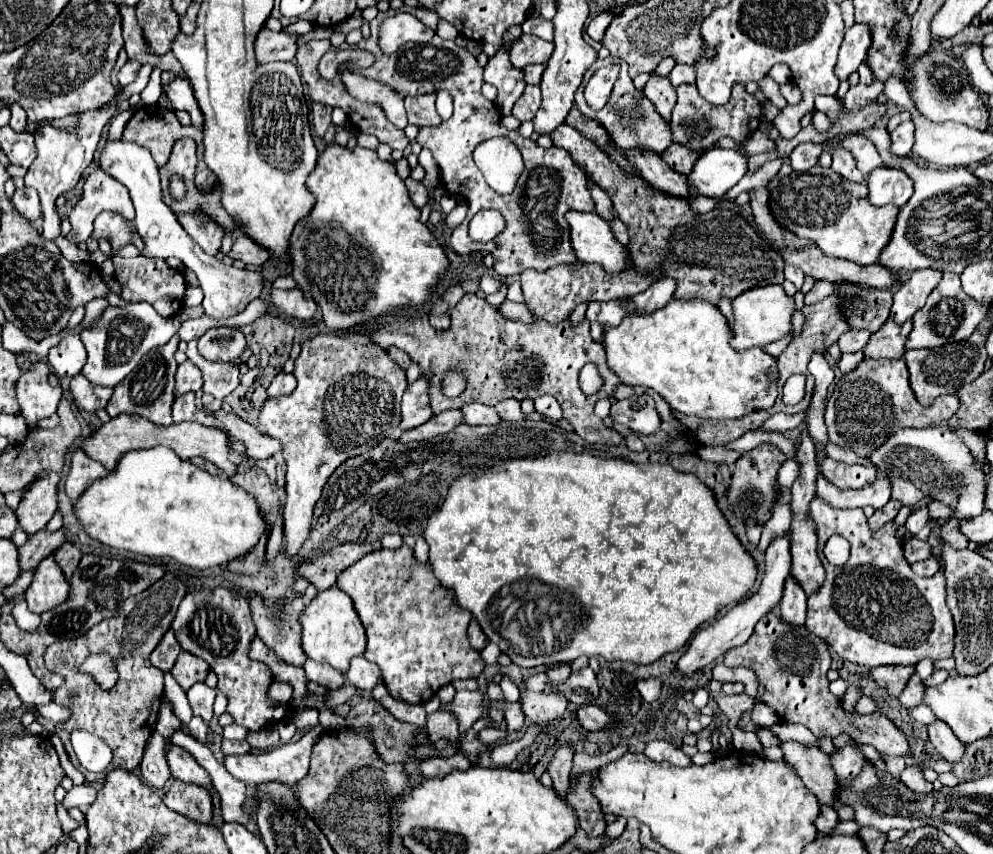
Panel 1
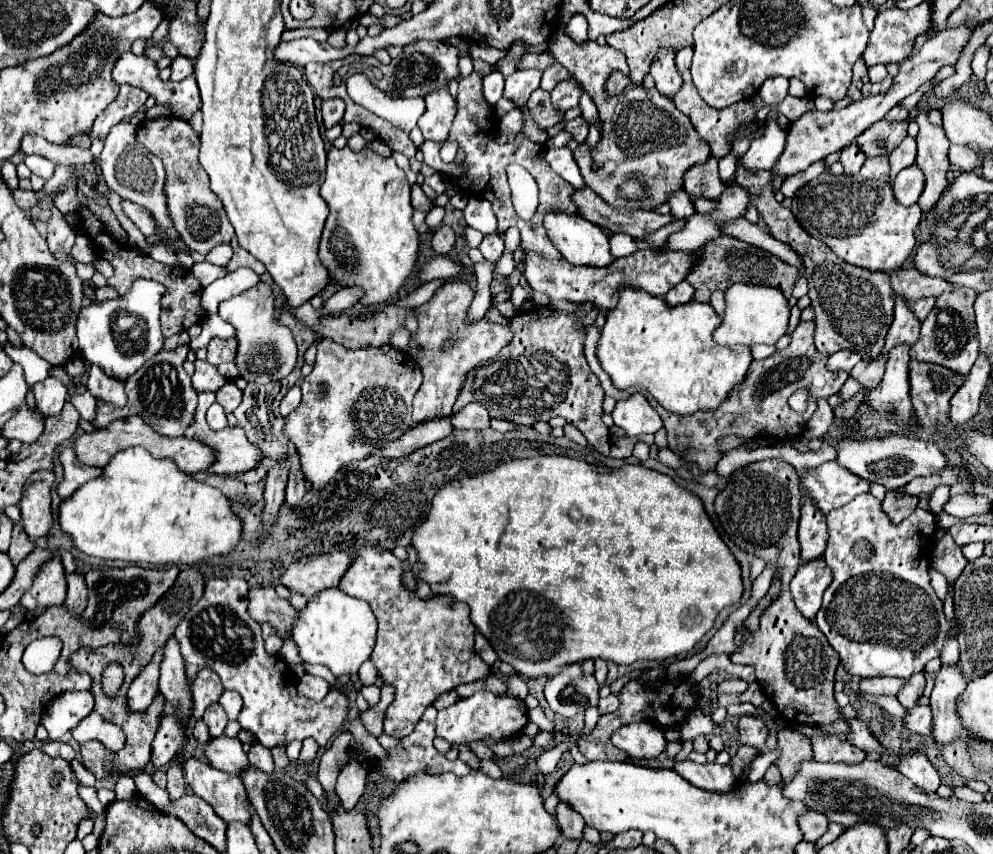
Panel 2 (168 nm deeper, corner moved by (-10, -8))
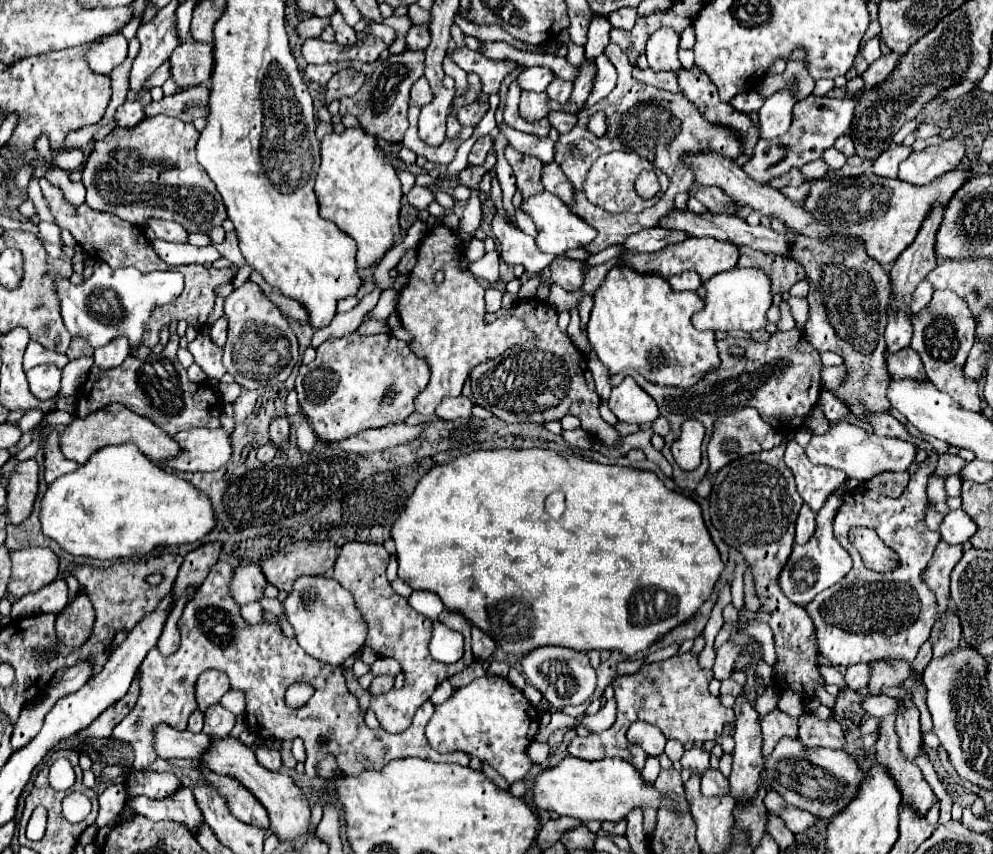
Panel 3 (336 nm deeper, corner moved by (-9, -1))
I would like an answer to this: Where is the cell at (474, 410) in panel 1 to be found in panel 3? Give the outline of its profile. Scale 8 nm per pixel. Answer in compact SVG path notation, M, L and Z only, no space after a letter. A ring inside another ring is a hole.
M459 395L459 397L445 397L439 407L435 409L435 415L439 419L459 419L459 417L471 417L471 399Z

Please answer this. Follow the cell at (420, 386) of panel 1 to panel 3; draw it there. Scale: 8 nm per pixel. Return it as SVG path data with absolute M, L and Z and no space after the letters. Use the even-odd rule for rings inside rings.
M443 223L429 227L417 247L417 263L409 271L407 283L397 297L395 311L399 321L415 339L411 351L427 359L431 367L431 381L415 399L415 411L423 417L431 417L443 397L461 395L463 383L475 365L503 355L513 345L523 345L535 339L535 333L529 331L519 317L499 317L493 323L483 321L485 289L469 271L461 269L461 257L463 247L453 229ZM435 271L445 273L445 279L439 285L433 283Z

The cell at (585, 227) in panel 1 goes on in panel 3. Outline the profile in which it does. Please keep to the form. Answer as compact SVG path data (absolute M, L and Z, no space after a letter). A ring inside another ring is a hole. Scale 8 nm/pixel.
M543 191L539 195L533 195L529 199L525 199L521 203L521 211L527 213L535 227L537 227L537 237L535 237L535 243L537 247L543 251L543 253L553 253L553 255L559 255L563 251L569 251L569 249L577 249L581 245L587 245L595 239L595 229L587 223L583 223L579 217L575 217L571 213L571 209L559 201L555 195Z

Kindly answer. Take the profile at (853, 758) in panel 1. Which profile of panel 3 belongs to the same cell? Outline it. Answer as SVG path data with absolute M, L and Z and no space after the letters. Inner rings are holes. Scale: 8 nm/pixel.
M801 713L799 717L799 741L807 747L843 747L843 731L835 719L817 719L813 713Z

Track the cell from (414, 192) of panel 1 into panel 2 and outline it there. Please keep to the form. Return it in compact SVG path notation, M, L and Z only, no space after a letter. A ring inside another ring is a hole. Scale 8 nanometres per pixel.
M418 184L412 186L412 206L420 212L428 212L432 208L432 200L424 194L424 190Z

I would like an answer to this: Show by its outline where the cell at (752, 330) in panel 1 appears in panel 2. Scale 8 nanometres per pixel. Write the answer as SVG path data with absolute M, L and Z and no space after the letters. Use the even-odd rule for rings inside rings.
M736 284L726 290L726 312L720 328L714 332L714 340L722 346L754 346L754 344L776 344L788 330L790 306L788 298L778 288L760 288L752 284Z

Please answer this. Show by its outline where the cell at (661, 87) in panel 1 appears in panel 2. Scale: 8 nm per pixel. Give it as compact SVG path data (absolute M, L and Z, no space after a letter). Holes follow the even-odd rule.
M662 48L660 54L656 56L652 68L650 68L650 76L656 80L656 90L674 100L676 92L682 88L682 76L678 74L676 66L674 66L674 52Z

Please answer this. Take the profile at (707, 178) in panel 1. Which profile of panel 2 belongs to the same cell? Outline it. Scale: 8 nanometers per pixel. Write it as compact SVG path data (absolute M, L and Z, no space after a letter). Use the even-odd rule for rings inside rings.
M776 120L766 122L766 134L756 138L750 146L750 150L740 158L740 164L746 172L758 172L758 170L770 170L774 168L780 152L784 150L786 134L778 128Z

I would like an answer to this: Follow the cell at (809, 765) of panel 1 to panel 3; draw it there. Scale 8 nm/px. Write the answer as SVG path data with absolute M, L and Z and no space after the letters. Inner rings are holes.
M773 709L761 719L761 731L763 731L763 755L767 755L781 737L797 737L797 719L789 717L779 709Z

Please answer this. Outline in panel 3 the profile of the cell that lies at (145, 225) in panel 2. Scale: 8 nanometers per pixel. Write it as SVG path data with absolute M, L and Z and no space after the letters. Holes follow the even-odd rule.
M149 219L147 223L157 239L173 241L173 243L187 243L187 231L175 223L175 221L161 221L161 219Z

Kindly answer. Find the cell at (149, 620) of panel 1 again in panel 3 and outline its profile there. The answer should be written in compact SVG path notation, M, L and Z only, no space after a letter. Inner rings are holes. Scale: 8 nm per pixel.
M215 541L215 543L205 543L193 551L189 551L185 555L185 561L179 567L179 575L175 579L175 599L179 599L179 595L187 589L187 585L201 585L203 579L207 577L209 569L217 563L219 553L221 553L223 543Z

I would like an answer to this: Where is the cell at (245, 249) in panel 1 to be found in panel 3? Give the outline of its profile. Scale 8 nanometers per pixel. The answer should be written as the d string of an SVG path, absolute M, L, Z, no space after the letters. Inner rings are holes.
M235 231L227 233L223 243L213 243L213 247L215 247L225 259L229 259L231 263L235 263L235 265L245 265L243 257L241 257L241 253L239 253L239 243L237 243Z

